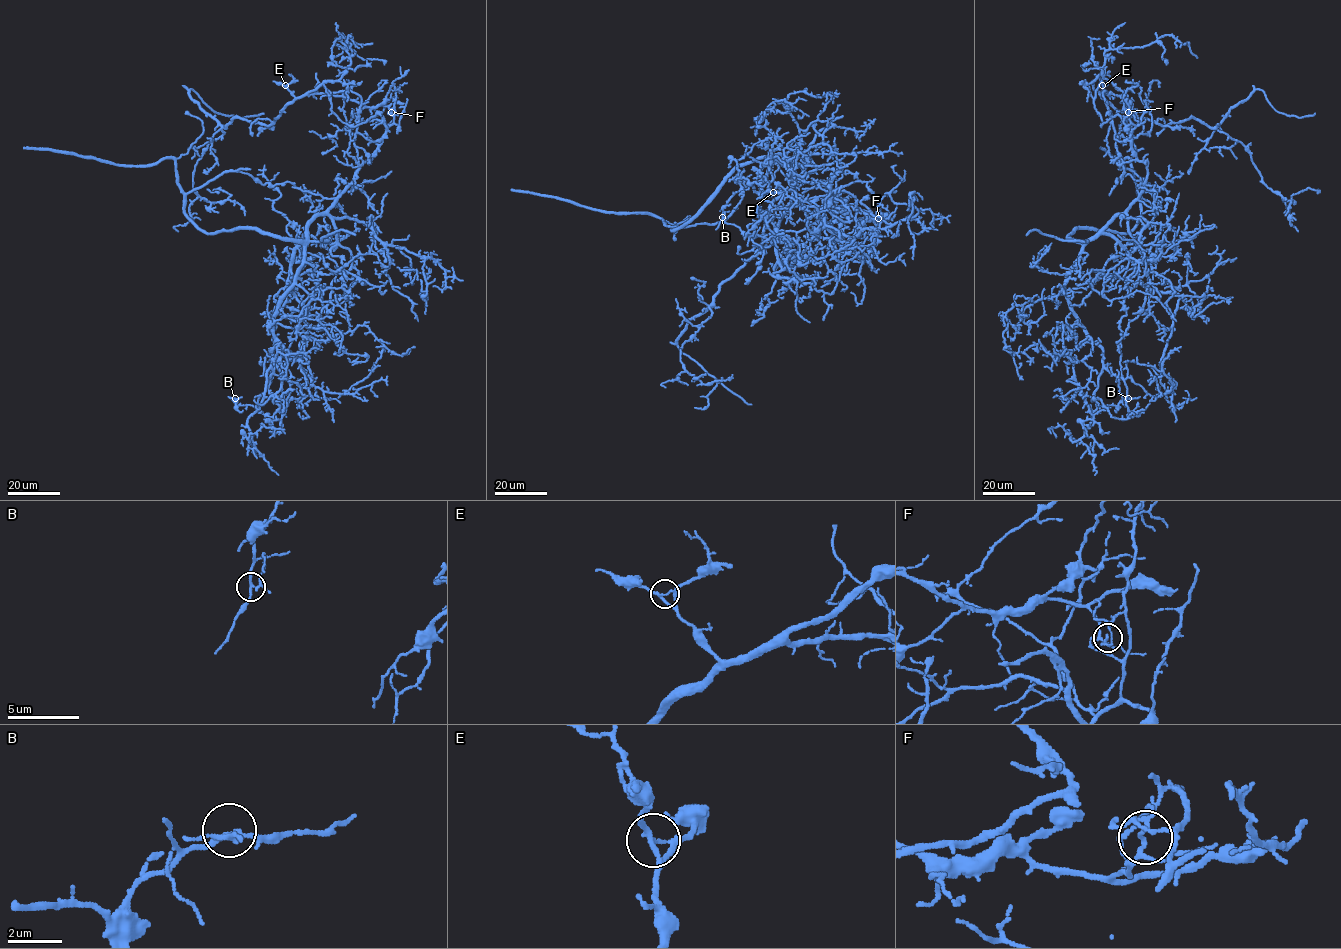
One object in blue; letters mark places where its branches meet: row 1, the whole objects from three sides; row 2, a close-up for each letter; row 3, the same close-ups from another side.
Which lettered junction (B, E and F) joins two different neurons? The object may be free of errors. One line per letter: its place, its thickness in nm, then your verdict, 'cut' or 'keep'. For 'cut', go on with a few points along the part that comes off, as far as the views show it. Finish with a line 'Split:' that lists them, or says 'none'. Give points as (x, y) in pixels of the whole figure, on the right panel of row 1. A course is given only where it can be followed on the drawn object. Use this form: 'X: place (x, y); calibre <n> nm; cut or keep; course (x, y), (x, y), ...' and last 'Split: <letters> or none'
B: place (1128, 398); calibre 160 nm; keep
E: place (1102, 85); calibre 90 nm; keep
F: place (1128, 112); calibre 110 nm; cut; course (1128, 112), (1119, 96), (1101, 94), (1163, 126), (1193, 117), (1226, 133), (1289, 202), (1318, 189)
Split: F

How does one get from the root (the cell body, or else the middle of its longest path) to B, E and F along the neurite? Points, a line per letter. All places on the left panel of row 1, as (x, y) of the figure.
B: (372, 155), (338, 199), (308, 226), (305, 260), (274, 317), (272, 364), (262, 402), (237, 405), (235, 398)
E: (372, 155), (383, 137), (372, 141), (357, 131), (361, 103), (358, 94), (342, 91), (296, 97), (285, 85)
F: (372, 155), (393, 122), (391, 112)

